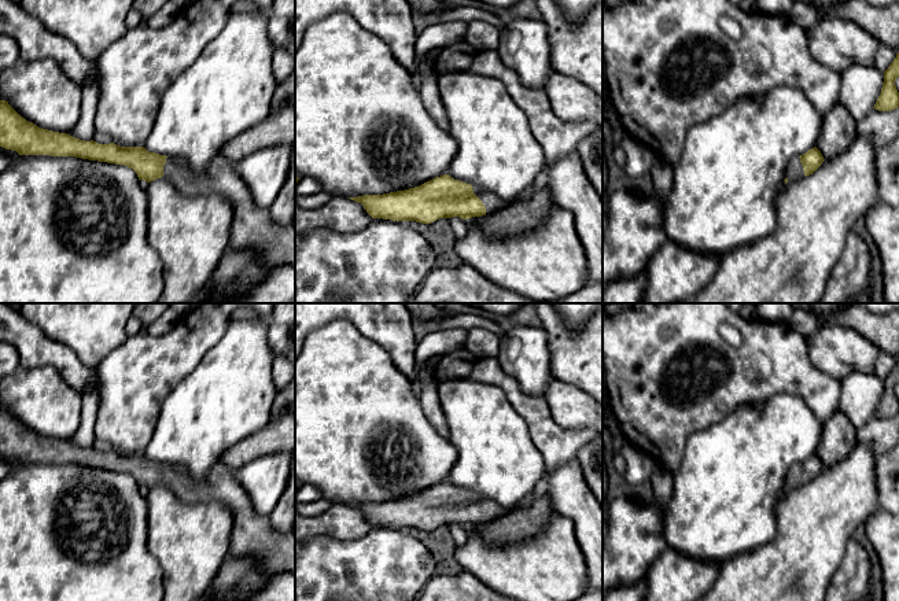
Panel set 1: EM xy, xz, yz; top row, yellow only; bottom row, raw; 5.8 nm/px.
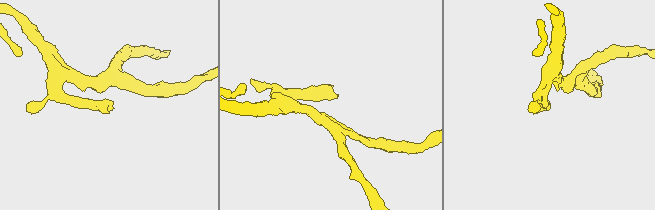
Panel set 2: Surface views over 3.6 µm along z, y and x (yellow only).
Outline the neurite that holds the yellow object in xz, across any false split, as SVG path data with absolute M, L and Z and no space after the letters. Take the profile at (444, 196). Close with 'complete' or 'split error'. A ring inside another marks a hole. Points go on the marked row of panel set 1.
M443 174L405 191L349 199L361 203L372 218L431 224L439 218L468 220L489 215L515 202L527 200L534 193L535 189L530 187L515 200L505 202L475 185Z; split error

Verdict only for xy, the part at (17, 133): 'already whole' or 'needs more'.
needs more

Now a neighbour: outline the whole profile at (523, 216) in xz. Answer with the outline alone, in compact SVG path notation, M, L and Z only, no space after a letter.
M542 188L527 199L515 202L489 215L465 220L468 226L476 225L490 239L508 239L537 228L556 207L550 191Z

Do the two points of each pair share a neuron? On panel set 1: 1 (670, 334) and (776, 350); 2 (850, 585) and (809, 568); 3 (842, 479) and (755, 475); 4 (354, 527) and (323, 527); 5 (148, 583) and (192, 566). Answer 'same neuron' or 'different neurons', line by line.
1: same neuron
2: different neurons
3: different neurons
4: same neuron
5: different neurons

